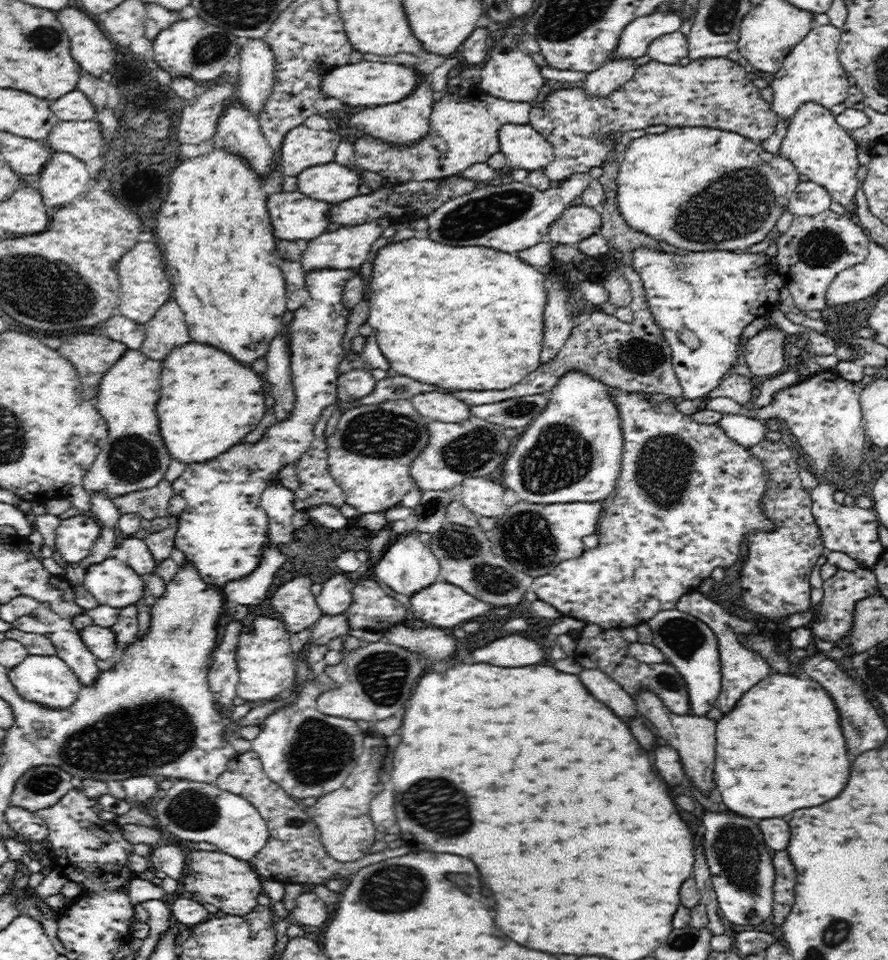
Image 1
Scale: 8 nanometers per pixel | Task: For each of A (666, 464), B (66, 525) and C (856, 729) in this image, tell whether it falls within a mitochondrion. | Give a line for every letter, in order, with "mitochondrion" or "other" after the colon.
A: mitochondrion
B: other
C: mitochondrion

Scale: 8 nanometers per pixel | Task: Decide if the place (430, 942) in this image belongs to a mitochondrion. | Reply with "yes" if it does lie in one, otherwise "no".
no

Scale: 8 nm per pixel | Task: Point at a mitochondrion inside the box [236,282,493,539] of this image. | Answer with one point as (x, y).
(381, 434)

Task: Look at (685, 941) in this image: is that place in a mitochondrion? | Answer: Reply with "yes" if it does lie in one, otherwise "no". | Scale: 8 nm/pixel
yes

